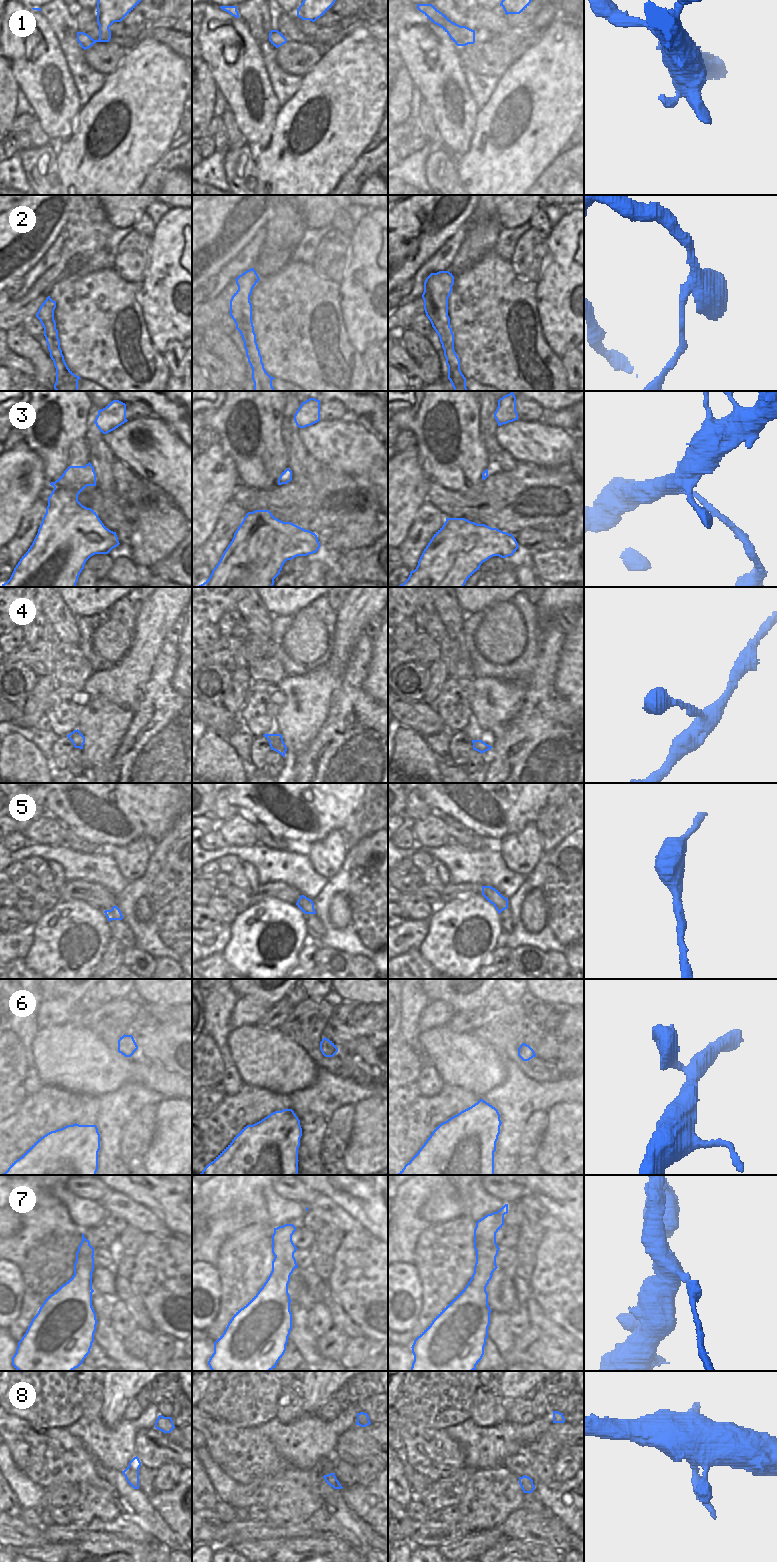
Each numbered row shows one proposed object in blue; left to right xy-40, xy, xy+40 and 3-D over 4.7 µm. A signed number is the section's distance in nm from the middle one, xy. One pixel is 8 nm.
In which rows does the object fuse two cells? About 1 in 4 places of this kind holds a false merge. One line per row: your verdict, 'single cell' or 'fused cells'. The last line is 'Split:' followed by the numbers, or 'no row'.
1: single cell
2: fused cells
3: single cell
4: single cell
5: single cell
6: single cell
7: fused cells
8: single cell
Split: 2, 7

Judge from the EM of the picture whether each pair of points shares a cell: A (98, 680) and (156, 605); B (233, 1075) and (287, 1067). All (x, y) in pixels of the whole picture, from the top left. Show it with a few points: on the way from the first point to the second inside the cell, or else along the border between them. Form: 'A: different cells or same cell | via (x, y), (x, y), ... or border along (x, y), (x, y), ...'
A: same cell | via (120, 672), (145, 647), (151, 627)
B: different cells | border along (232, 1062), (244, 1083)

